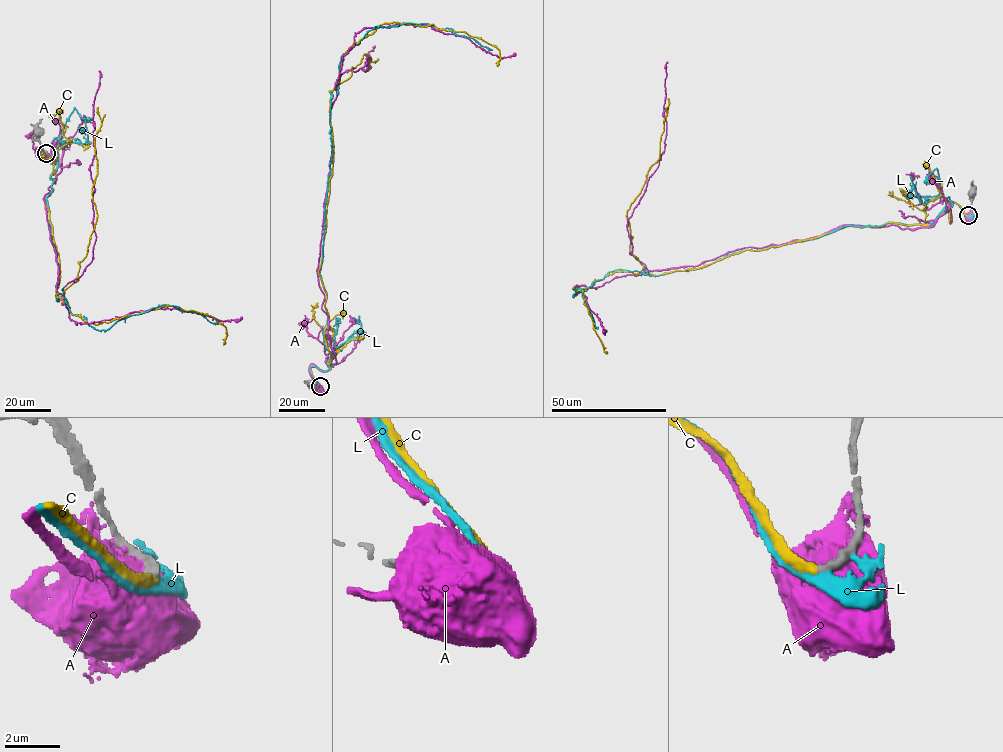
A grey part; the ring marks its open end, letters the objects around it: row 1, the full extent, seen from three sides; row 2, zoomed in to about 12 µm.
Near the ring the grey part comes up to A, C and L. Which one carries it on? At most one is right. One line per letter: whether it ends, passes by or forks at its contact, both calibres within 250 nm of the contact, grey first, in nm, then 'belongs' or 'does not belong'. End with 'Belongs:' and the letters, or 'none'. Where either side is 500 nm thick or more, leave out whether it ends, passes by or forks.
A: 360/850 nm | does not belong
C: it ends | 360/320 nm | belongs
L: it passes by | 440/280 nm | does not belong
Belongs: C

